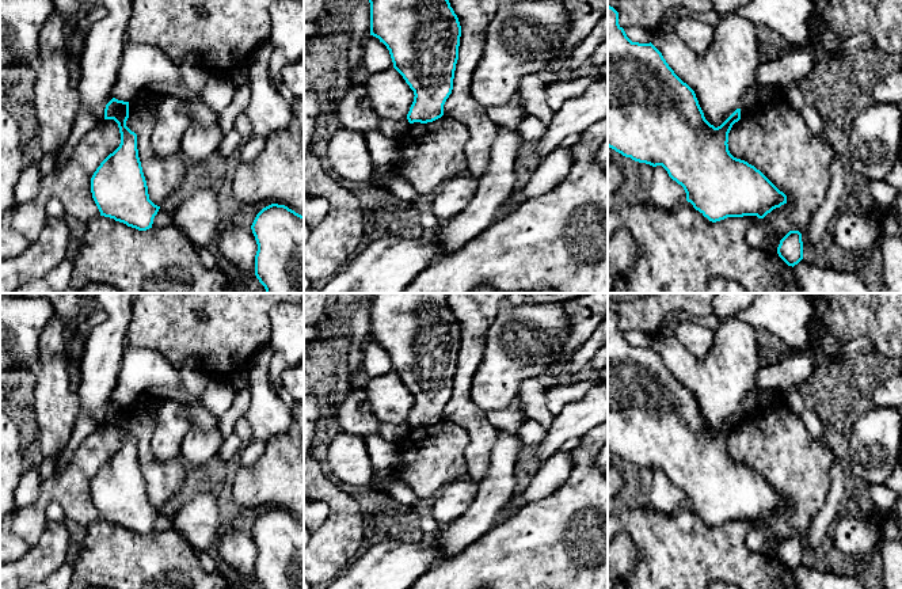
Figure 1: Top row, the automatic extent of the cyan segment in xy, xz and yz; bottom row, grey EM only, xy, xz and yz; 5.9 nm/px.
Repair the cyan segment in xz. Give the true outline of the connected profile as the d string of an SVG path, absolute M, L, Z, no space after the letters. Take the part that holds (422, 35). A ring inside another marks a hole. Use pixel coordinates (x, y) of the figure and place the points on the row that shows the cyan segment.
M369 0L370 35L389 50L393 68L414 91L407 114L410 124L433 122L444 115L444 104L453 90L461 26L449 0Z

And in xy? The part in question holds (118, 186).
M113 98L106 104L104 119L118 124L121 144L94 172L91 193L100 216L146 231L152 228L160 206L149 200L138 157L137 134L126 126L128 118L129 102Z

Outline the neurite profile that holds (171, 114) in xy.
M164 96L155 110L155 125L149 137L151 147L159 157L180 152L180 141L190 126L187 102Z

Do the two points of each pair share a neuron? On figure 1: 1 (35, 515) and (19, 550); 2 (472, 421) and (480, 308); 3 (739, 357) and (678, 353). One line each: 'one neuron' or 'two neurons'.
1: two neurons
2: one neuron
3: one neuron

